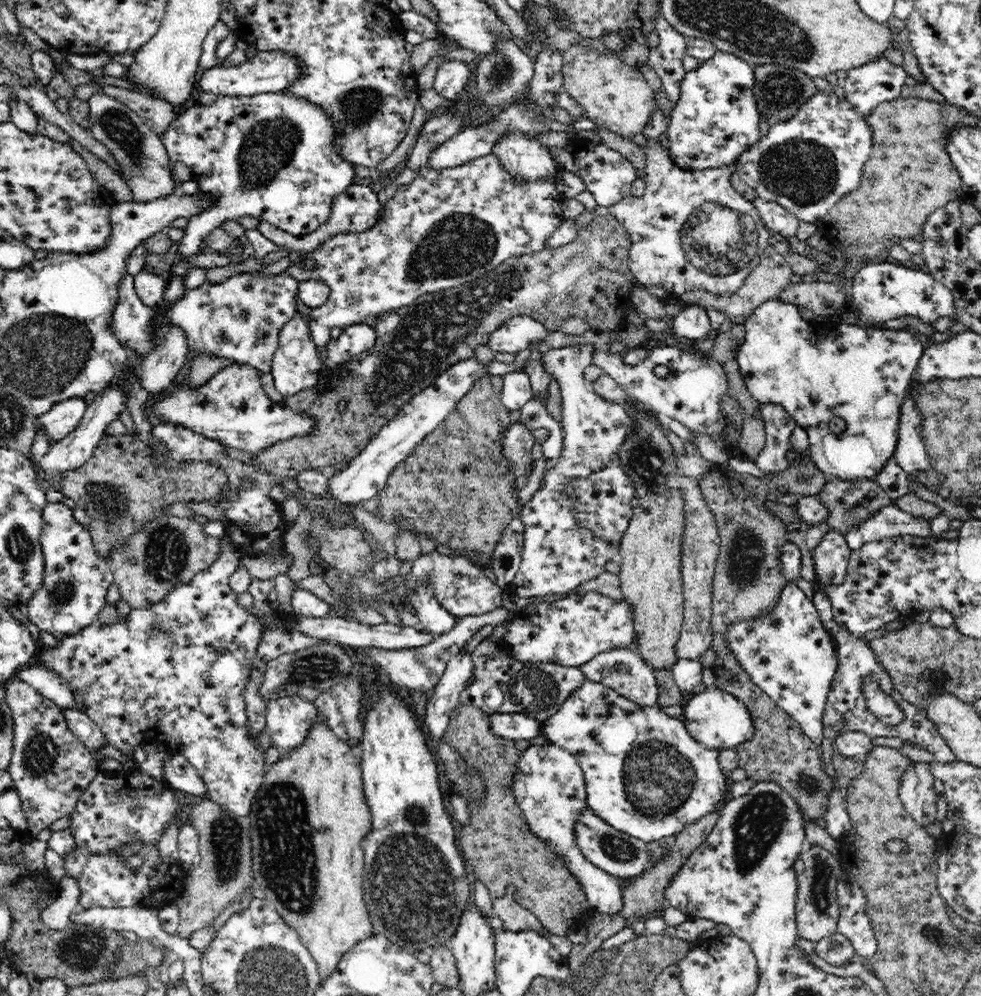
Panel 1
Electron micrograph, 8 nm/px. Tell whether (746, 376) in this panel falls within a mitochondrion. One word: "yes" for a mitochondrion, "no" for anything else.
no

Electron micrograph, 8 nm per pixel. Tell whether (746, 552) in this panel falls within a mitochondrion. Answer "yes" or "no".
yes

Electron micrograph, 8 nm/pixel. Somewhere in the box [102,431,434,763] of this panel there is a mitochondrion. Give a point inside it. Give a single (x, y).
(167, 551)

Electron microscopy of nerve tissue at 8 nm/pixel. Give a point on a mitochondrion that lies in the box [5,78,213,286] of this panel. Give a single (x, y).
(118, 125)

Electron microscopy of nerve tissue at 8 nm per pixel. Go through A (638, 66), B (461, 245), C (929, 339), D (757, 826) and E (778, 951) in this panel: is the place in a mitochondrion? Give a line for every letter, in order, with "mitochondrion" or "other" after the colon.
A: other
B: mitochondrion
C: other
D: mitochondrion
E: other

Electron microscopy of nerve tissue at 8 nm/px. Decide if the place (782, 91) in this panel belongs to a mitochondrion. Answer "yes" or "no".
yes

